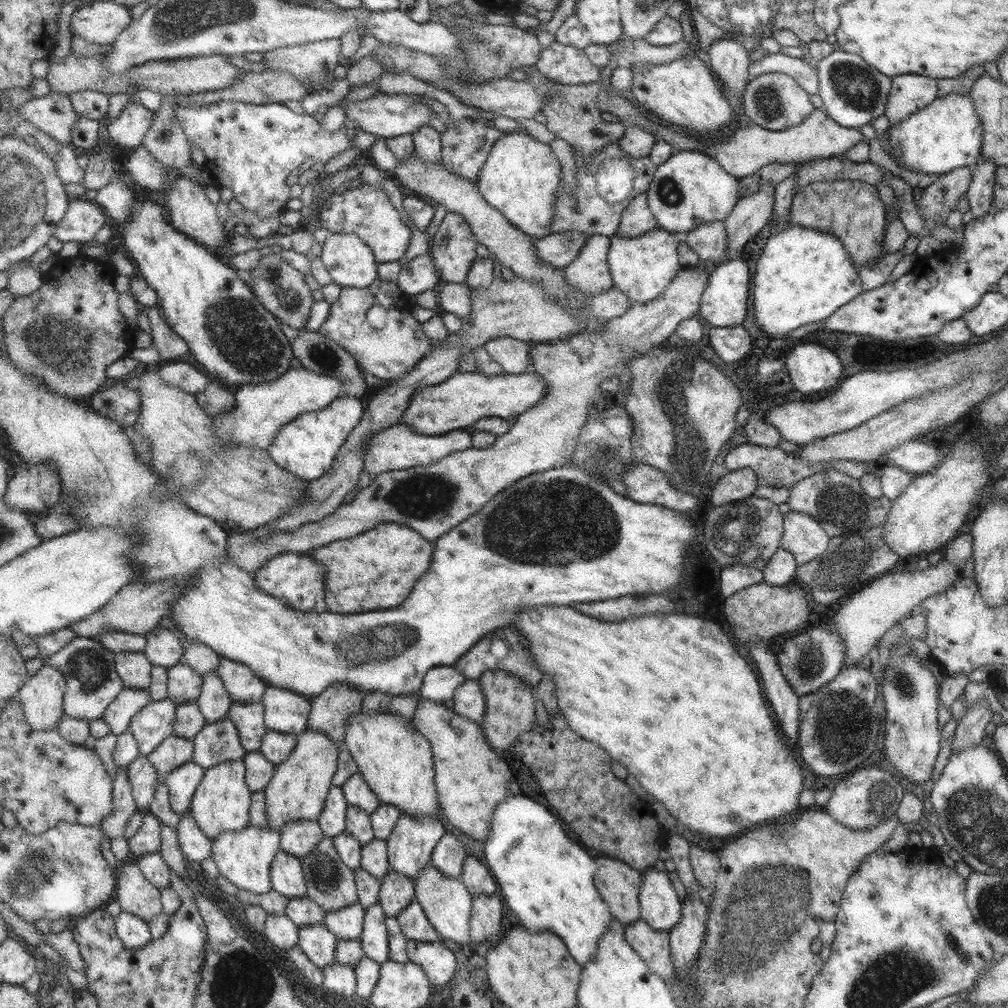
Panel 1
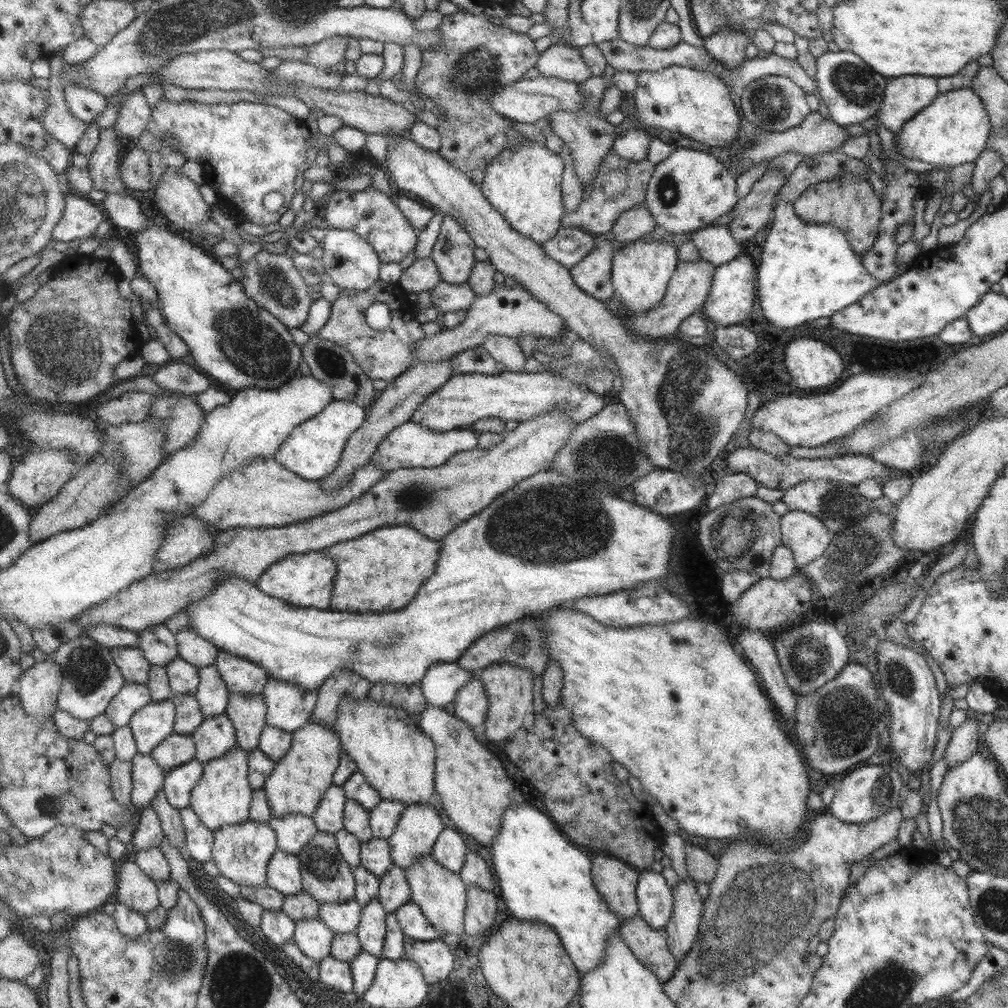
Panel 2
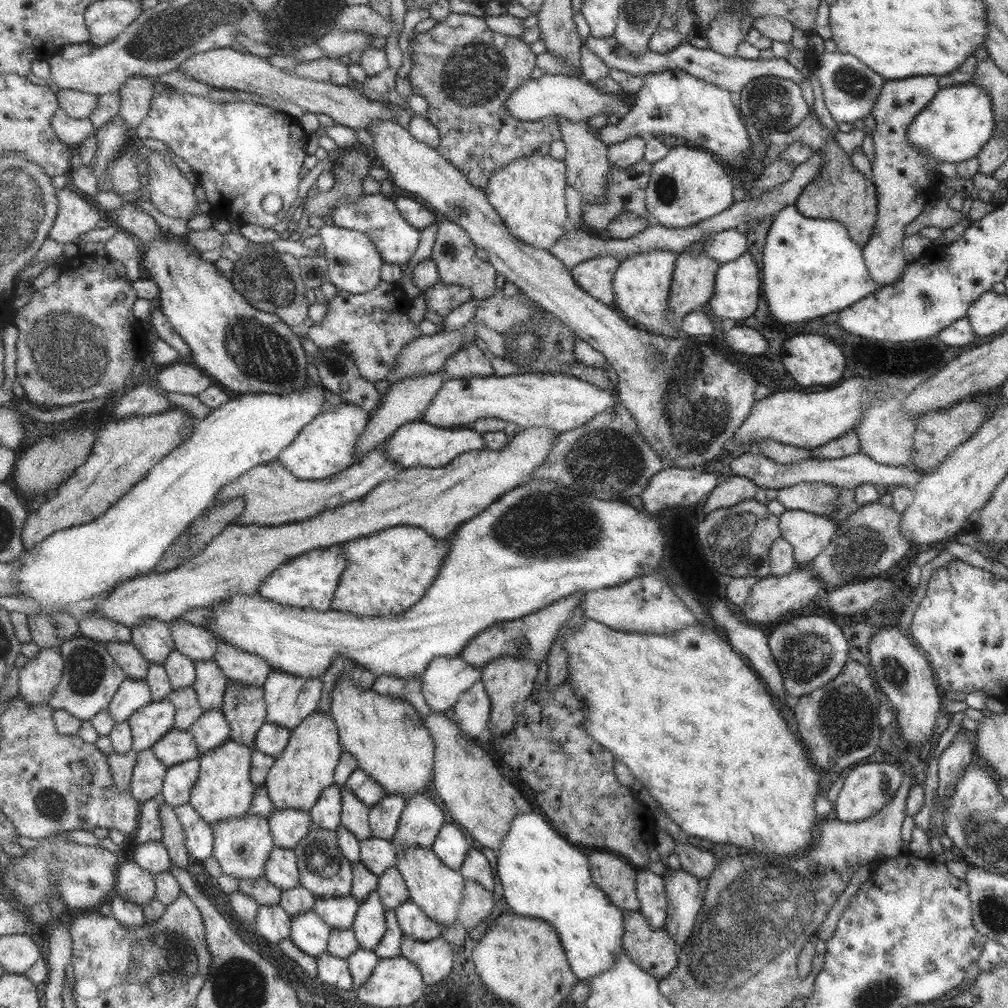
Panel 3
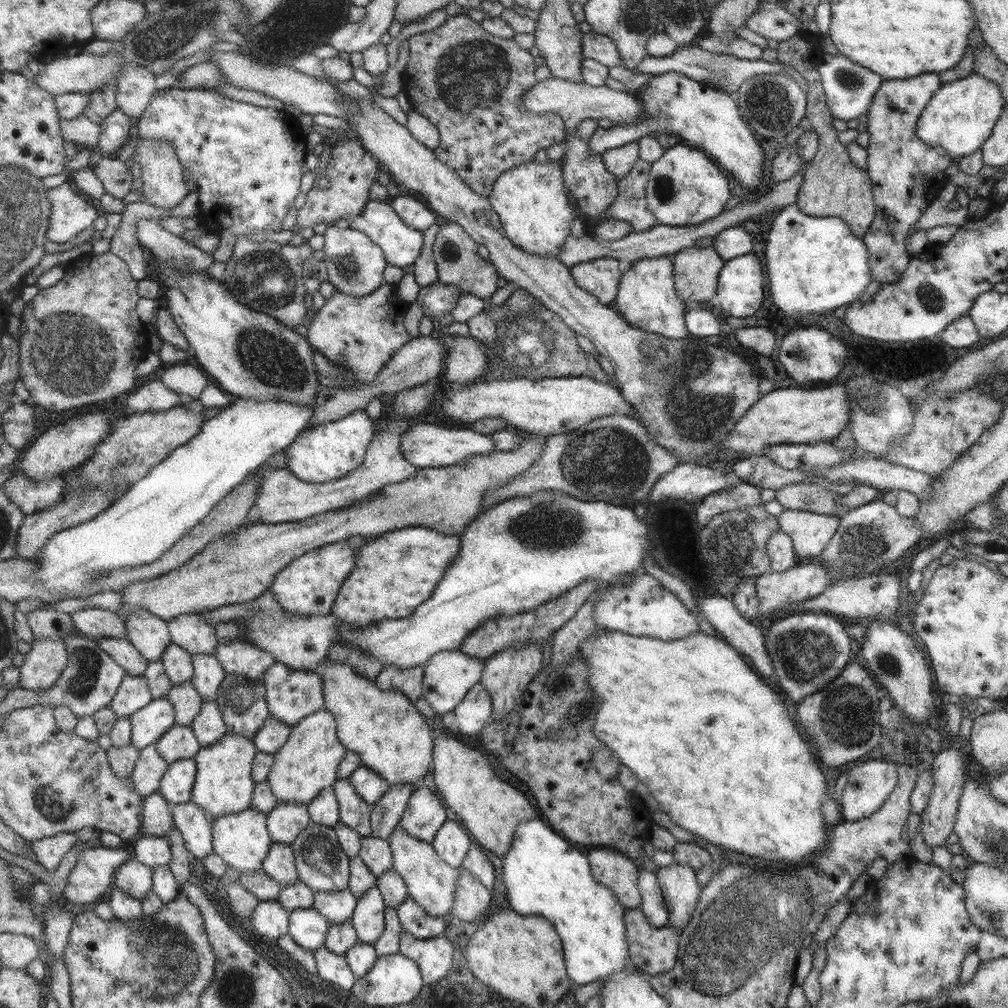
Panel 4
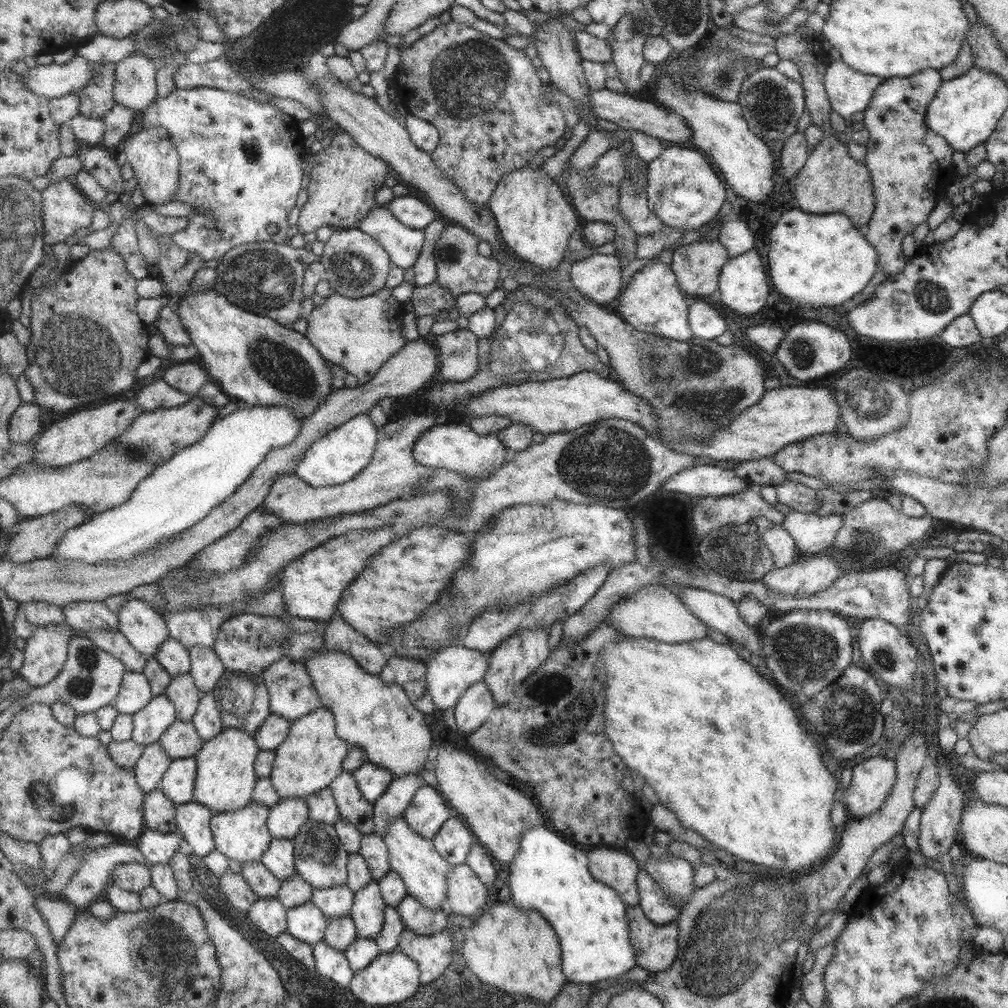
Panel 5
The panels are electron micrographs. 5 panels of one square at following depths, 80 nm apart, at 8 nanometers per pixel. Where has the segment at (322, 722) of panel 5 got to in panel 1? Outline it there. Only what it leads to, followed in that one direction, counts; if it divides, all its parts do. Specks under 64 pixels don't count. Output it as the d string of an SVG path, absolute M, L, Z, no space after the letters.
M306 729L298 736L298 744L290 759L279 764L273 780L266 789L270 826L281 832L287 823L298 820L318 820L326 808L334 776L338 772L342 746L322 732Z

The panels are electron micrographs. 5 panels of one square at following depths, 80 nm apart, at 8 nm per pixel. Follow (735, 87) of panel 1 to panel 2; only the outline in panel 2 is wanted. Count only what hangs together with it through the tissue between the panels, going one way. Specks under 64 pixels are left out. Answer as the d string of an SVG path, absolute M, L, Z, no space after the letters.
M723 27L715 29L711 36L703 39L702 46L711 58L728 69L734 69L745 60L746 44L749 42L747 33L735 27Z

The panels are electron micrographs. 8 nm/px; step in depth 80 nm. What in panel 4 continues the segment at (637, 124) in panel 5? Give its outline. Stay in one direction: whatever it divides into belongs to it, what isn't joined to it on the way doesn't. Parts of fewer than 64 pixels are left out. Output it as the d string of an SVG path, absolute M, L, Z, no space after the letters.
M550 77L534 84L526 94L522 96L522 107L532 113L554 112L562 117L567 123L567 132L572 132L577 125L585 119L597 120L607 118L613 124L633 124L644 118L644 106L637 102L635 98L625 92L615 90L605 85L595 87L582 82L567 82L560 78Z

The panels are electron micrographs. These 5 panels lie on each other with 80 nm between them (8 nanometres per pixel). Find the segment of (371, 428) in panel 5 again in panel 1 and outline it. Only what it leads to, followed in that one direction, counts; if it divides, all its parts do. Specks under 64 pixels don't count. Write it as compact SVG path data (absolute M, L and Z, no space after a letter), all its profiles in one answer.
M341 396L329 407L315 412L306 412L295 422L285 426L268 451L283 470L292 472L304 482L318 480L333 468L342 446L350 438L354 428L362 423L365 411L366 408L361 404L361 399L354 396Z

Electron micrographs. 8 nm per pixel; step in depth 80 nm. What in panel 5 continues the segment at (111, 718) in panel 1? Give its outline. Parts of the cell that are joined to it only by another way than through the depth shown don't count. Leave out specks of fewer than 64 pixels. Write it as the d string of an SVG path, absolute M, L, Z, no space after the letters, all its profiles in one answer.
M127 670L115 706L121 715L134 715L143 710L154 697L150 680L142 672Z

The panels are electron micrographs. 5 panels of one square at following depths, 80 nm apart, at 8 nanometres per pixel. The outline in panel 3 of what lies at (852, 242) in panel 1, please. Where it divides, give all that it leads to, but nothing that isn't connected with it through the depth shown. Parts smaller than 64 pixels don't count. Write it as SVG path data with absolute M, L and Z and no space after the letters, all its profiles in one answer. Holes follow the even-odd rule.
M827 139L826 143L818 148L817 153L822 154L819 170L801 189L794 206L803 218L838 221L846 227L851 240L863 246L873 232L876 219L873 183L851 168L847 160L848 154L843 154L843 150L837 146L835 139ZM813 190L823 190L823 192L813 192Z

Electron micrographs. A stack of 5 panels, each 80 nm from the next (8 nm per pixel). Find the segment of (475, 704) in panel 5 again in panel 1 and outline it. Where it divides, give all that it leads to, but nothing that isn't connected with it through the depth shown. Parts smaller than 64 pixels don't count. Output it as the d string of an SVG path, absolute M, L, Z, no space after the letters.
M465 680L454 691L452 711L479 723L485 712L484 693L477 680Z

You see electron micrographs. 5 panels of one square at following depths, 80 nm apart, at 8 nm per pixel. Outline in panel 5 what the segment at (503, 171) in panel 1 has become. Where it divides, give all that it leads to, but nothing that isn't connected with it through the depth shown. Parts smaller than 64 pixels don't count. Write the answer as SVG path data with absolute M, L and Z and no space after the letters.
M521 168L503 175L487 205L494 213L506 248L523 261L546 270L559 266L567 250L567 239L579 227L576 212L553 183L552 177L538 169Z

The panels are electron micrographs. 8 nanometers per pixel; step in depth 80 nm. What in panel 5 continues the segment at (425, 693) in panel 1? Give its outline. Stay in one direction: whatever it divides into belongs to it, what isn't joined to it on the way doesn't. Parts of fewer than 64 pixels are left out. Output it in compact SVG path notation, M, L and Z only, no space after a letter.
M453 644L437 651L427 662L427 666L428 691L436 708L443 711L454 707L467 687L482 680L490 668L490 652L479 652Z

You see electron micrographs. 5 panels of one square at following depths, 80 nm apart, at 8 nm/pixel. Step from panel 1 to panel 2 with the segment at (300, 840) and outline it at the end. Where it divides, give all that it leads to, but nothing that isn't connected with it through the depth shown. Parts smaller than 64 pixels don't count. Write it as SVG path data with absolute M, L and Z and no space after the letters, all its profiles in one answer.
M291 813L281 818L274 816L271 825L278 836L278 850L296 855L319 832L314 817L304 814Z

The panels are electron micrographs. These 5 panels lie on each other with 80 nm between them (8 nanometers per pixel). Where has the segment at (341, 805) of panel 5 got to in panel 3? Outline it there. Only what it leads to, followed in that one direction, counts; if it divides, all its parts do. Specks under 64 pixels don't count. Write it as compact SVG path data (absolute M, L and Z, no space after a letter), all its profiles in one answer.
M346 785L341 788L343 788L342 825L354 832L360 841L373 837L370 825L371 807L363 804Z

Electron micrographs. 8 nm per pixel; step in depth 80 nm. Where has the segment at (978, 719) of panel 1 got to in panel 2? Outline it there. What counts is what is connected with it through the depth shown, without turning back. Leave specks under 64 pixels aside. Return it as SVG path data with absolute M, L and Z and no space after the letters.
M965 719L958 728L951 730L951 737L943 754L947 769L953 769L978 752L978 723L975 719Z

